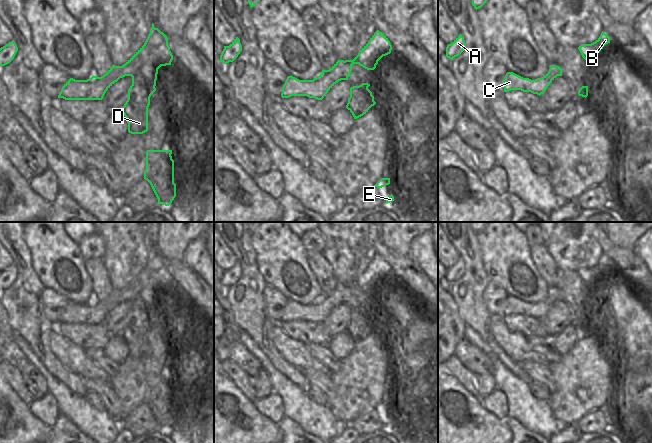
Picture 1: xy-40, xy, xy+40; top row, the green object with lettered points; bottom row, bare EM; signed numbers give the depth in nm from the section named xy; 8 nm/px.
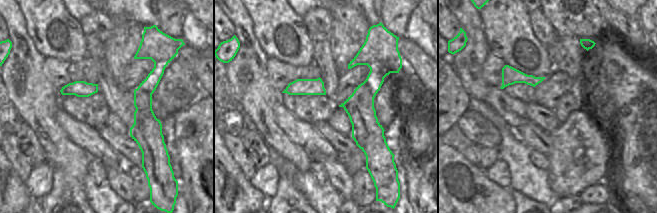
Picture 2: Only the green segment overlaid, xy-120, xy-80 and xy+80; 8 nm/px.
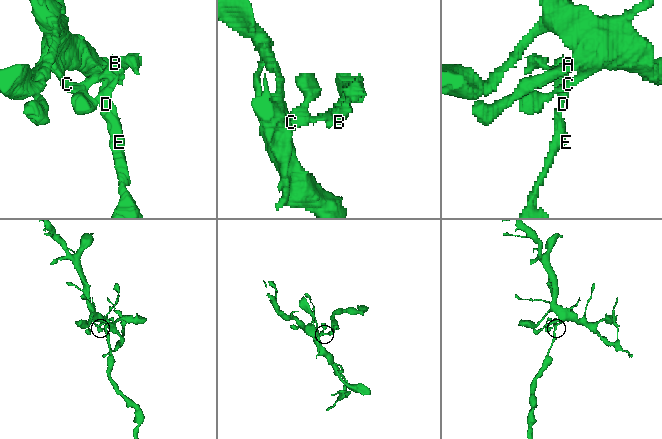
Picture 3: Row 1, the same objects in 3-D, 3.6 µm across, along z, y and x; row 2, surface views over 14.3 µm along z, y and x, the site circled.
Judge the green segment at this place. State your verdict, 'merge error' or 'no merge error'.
merge error

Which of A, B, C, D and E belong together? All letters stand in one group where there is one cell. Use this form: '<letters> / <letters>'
A C / B D E

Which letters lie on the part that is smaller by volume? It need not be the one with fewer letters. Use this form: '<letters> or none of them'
B, D, E.

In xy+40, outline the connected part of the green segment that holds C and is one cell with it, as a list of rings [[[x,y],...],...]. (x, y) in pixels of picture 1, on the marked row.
[[[550,66],[548,73],[535,80],[523,78],[513,72],[507,72],[504,77],[504,92],[511,90],[521,90],[533,94],[543,94],[550,83],[557,77],[562,76],[562,69],[559,66]]]

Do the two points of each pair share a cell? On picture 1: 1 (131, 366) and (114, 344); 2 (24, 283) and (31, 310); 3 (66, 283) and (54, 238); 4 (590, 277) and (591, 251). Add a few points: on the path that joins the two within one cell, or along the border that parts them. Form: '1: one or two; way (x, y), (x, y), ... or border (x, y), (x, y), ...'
1: two; border (128, 356), (120, 364)
2: one; way (24, 290), (24, 303)
3: one; way (64, 272), (56, 260), (54, 249)
4: two; border (602, 254), (590, 267), (567, 270)

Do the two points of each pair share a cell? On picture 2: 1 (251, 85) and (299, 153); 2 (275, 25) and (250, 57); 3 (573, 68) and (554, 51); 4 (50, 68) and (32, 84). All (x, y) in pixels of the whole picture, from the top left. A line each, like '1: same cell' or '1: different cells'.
1: same cell
2: different cells
3: same cell
4: different cells

